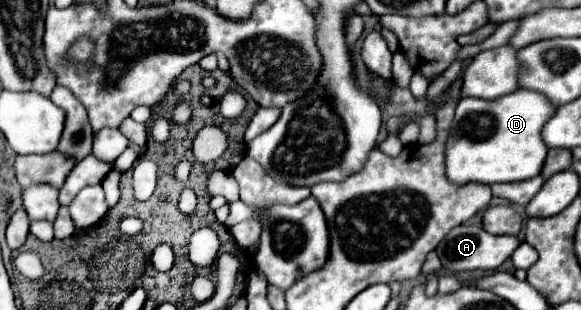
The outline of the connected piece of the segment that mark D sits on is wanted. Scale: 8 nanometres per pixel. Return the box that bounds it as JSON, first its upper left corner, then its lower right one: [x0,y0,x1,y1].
[446,90,556,184]

